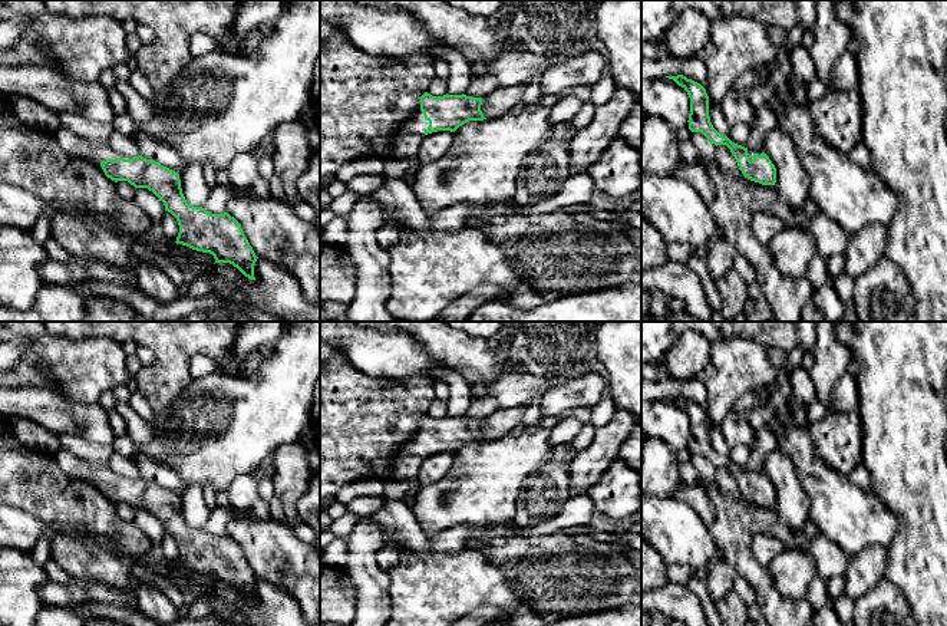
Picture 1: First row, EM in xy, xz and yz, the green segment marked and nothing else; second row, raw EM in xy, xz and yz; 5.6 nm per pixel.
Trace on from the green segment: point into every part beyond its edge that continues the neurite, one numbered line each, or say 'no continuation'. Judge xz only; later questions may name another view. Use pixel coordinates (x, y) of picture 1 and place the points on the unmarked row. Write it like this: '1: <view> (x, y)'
1: xz (403, 464)

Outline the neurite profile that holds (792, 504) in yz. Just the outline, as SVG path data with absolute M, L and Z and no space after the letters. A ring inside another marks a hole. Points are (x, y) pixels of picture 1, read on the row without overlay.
M778 445L766 455L763 474L776 490L775 511L789 530L804 530L809 520L811 501L795 467L795 457Z

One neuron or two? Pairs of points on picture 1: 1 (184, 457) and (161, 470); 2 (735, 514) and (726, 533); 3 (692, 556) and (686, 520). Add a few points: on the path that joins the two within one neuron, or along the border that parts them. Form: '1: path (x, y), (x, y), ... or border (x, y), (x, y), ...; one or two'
1: border (148, 457), (170, 464), (188, 486); two
2: path (735, 519), (735, 524), (731, 529); one
3: path (692, 547), (686, 539), (686, 529); one

